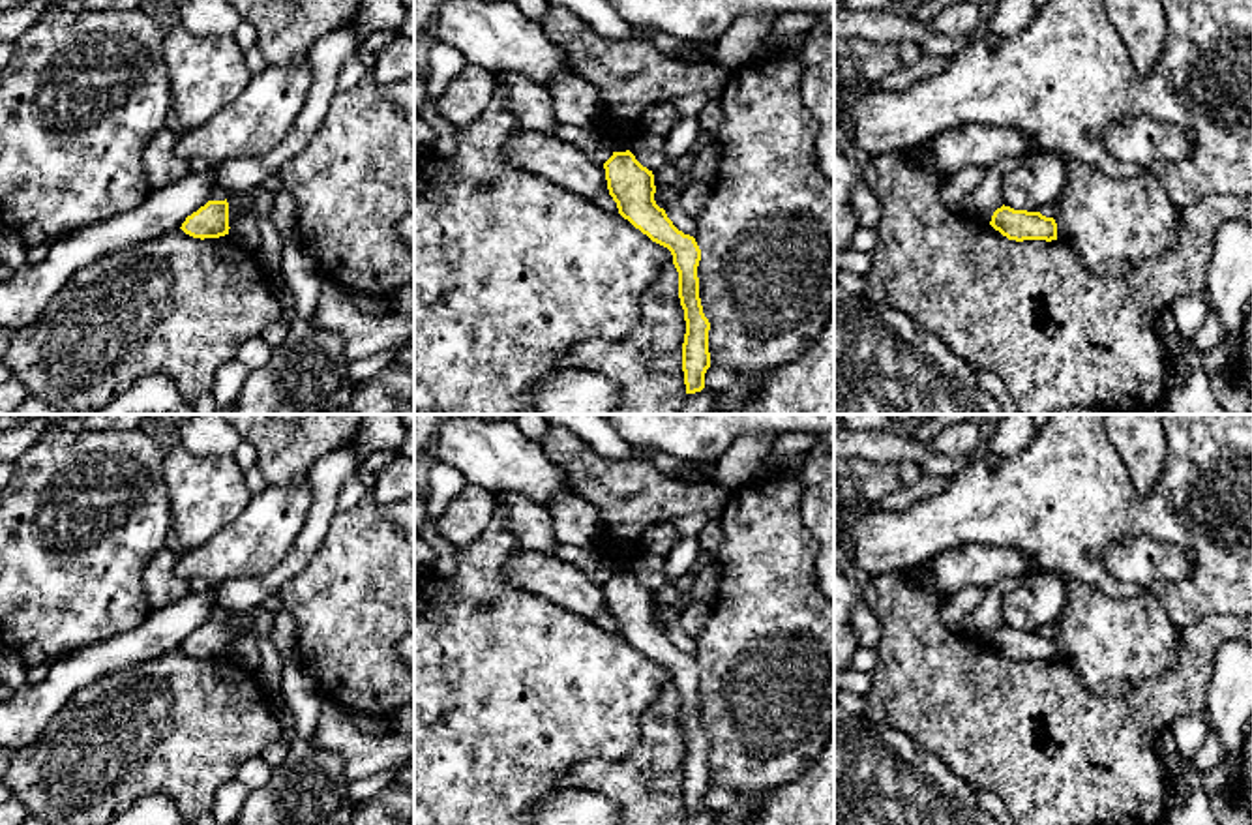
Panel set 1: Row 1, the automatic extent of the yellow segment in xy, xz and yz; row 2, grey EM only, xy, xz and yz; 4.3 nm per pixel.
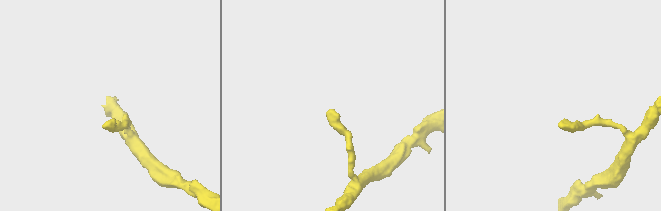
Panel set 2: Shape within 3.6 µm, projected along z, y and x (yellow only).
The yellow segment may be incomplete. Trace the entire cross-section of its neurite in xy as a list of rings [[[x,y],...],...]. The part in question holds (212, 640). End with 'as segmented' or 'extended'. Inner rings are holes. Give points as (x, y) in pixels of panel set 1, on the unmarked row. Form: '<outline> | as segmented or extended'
[[[208,621],[197,632],[186,638],[180,647],[186,654],[193,658],[219,658],[229,654],[229,622]]] | as segmented

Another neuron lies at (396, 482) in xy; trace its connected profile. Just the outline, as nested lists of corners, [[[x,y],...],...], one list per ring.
[[[399,454],[377,474],[369,499],[390,504],[410,497],[414,497],[414,459]]]

